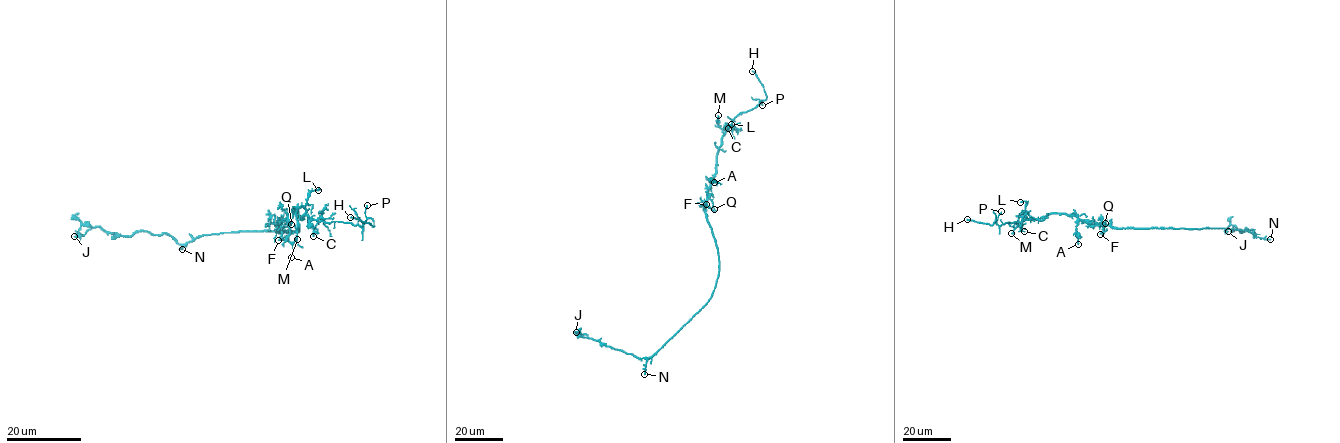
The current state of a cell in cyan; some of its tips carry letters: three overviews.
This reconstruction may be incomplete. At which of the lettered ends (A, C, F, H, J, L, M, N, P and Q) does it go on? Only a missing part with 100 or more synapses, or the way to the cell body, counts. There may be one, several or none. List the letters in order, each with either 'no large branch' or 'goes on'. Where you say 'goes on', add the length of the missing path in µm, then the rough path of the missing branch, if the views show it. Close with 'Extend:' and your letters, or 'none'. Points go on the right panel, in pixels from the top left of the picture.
A: no large branch
C: no large branch
F: no large branch
H: goes on | 30 µm
J: no large branch
L: no large branch
M: no large branch
N: no large branch
P: no large branch
Q: no large branch
Extend: H

